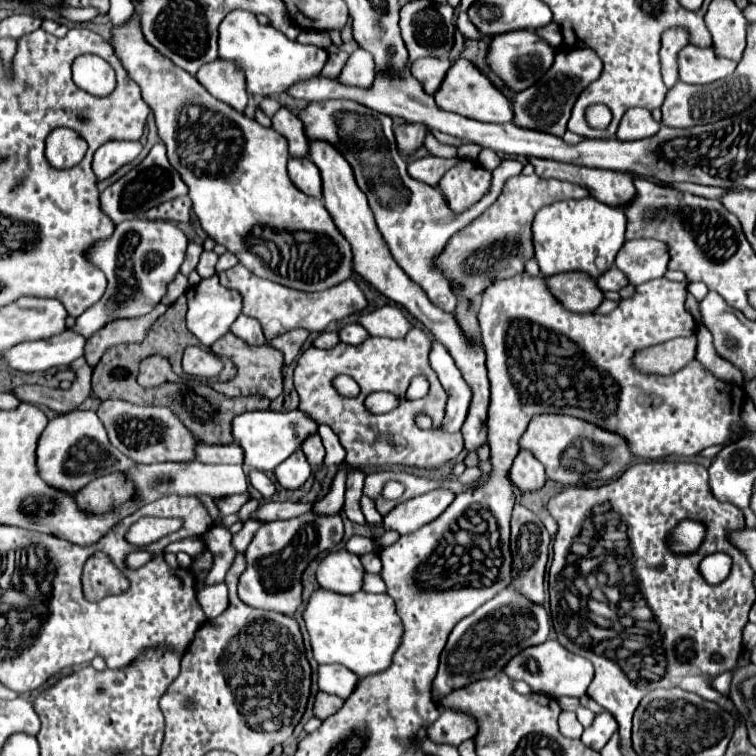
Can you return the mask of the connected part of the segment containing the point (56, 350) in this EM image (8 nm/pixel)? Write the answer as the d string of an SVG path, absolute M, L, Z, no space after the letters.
M63 331L41 341L23 341L3 353L3 359L17 371L47 371L52 367L65 369L85 355L87 339L75 331Z

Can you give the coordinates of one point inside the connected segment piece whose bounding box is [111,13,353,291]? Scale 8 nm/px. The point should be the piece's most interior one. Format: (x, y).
(236, 170)

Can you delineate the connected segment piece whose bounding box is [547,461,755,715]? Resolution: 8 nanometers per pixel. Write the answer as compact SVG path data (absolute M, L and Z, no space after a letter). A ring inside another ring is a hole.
M645 461L645 463L635 463L617 481L613 481L609 485L601 485L595 489L567 487L561 493L557 493L555 497L551 497L551 501L547 505L549 513L559 523L559 531L557 531L555 543L553 543L553 563L549 569L549 589L553 589L557 575L565 567L565 559L569 555L569 543L579 535L581 523L589 517L591 509L601 503L609 503L611 509L619 511L621 519L627 523L629 545L631 545L633 561L635 561L633 571L639 579L639 589L641 589L647 605L651 607L653 617L659 623L659 631L663 635L661 641L663 641L663 651L665 651L665 661L667 661L667 673L659 681L655 681L655 687L679 687L683 691L697 693L699 697L705 697L707 701L715 701L719 707L727 707L727 711L735 715L735 707L731 705L731 699L723 697L721 693L715 693L715 689L711 689L711 685L707 685L707 677L715 677L715 673L723 673L723 669L735 667L735 661L739 659L739 653L743 649L741 633L743 633L743 627L747 625L747 613L749 613L751 605L755 603L755 587L753 587L755 573L753 573L745 553L729 541L729 535L733 531L739 531L745 527L743 511L735 505L721 503L721 501L715 501L715 497L711 497L711 491L707 485L707 469L697 463ZM683 519L701 521L707 527L707 533L705 533L705 539L697 551L675 555L671 551L671 547L667 545L667 537L675 529L675 525ZM717 551L727 553L733 559L733 565L731 565L731 573L725 581L721 581L719 585L709 585L703 579L703 575L699 573L699 563L703 557L717 553ZM713 655L721 655L721 659L713 661Z

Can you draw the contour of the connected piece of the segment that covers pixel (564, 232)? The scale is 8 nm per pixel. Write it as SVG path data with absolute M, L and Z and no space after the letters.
M593 197L559 201L543 207L533 221L535 259L545 277L569 271L585 271L599 277L611 269L617 251L625 243L625 217L617 207L609 207Z

